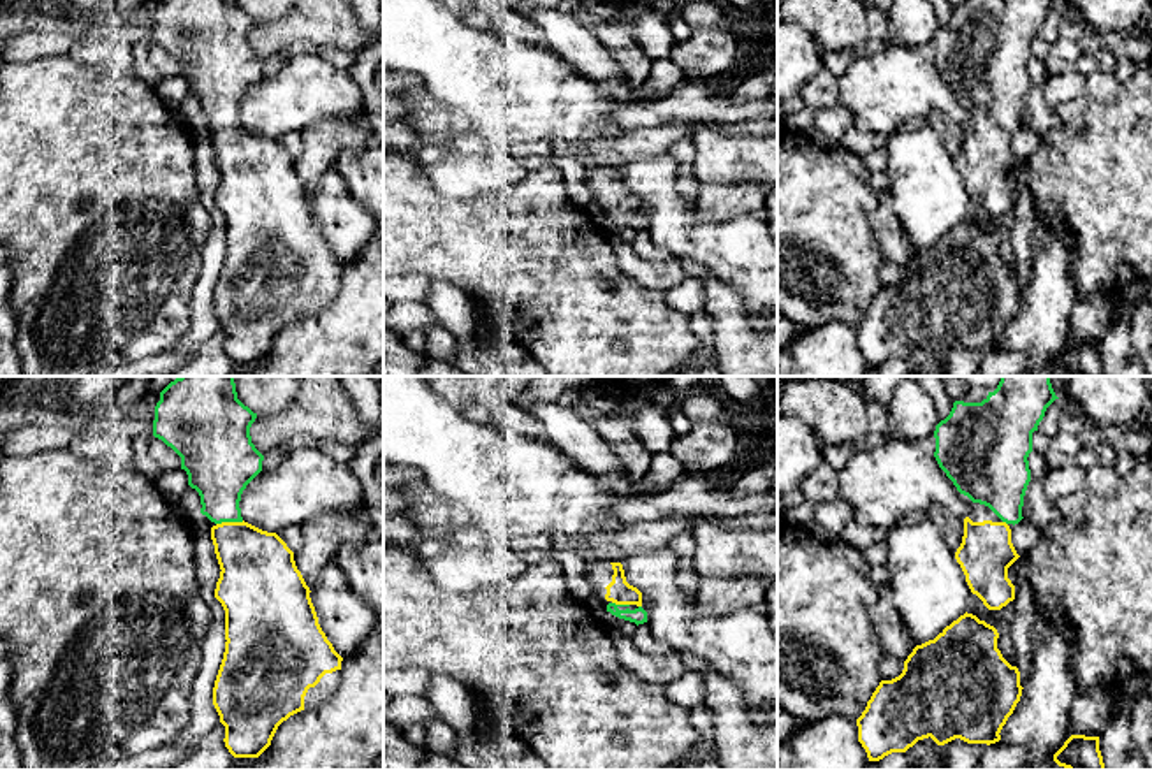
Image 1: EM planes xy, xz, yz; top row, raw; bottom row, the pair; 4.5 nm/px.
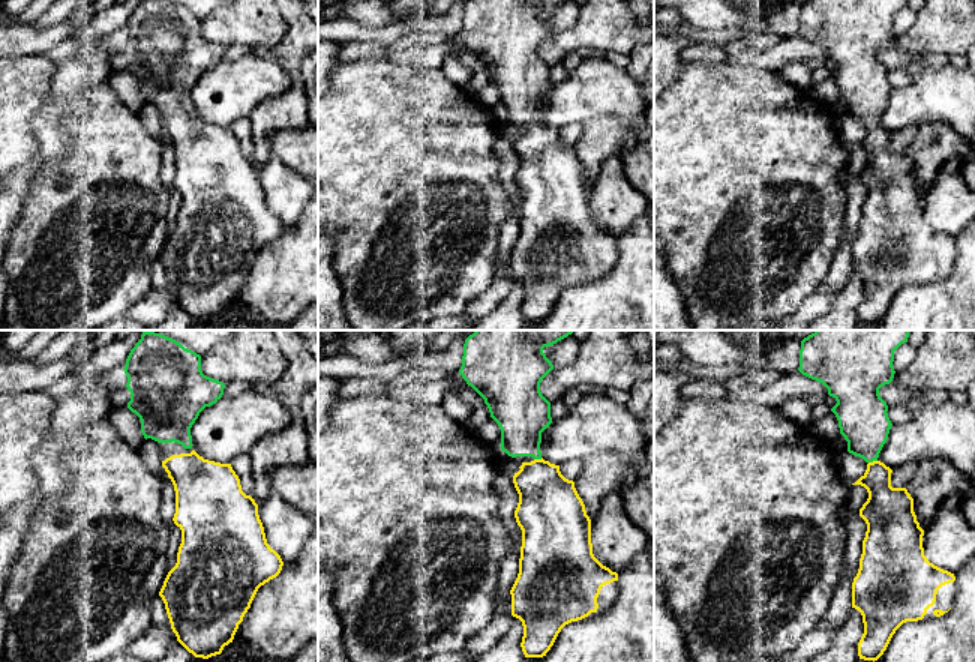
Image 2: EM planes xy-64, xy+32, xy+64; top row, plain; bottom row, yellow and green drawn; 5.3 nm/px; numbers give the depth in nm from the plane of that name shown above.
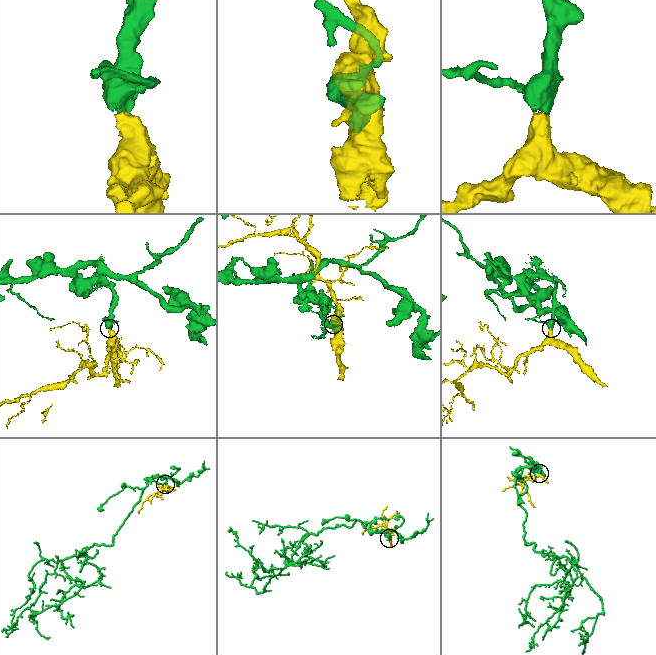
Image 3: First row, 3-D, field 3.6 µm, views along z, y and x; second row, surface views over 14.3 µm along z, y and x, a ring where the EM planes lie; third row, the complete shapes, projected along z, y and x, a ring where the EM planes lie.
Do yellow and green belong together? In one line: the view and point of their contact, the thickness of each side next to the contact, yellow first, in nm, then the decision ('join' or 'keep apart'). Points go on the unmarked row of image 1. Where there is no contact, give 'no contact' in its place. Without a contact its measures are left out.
contact xy (229, 129); calibres 340 and 280 nm; join

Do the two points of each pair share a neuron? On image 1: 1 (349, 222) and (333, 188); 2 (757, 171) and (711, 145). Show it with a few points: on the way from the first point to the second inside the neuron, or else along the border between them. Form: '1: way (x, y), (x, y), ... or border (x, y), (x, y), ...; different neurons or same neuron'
1: way (340, 213), (333, 204), (333, 197); same neuron
2: way (746, 160), (725, 159), (721, 155); same neuron

